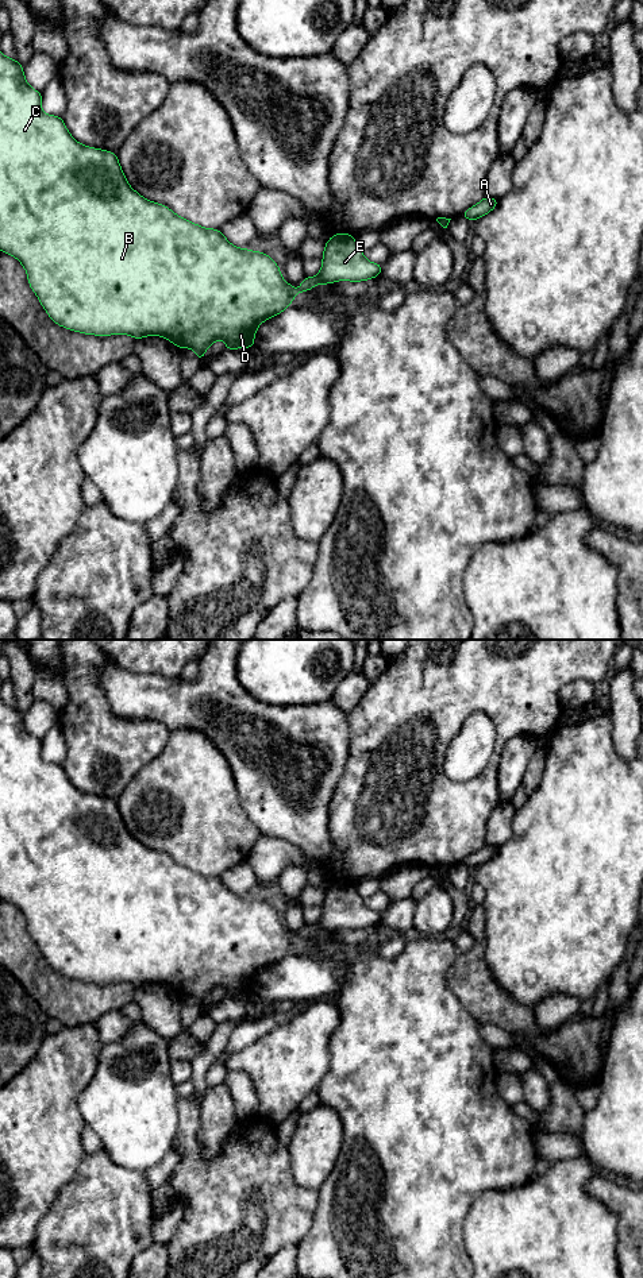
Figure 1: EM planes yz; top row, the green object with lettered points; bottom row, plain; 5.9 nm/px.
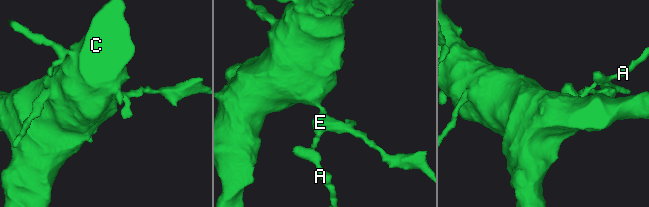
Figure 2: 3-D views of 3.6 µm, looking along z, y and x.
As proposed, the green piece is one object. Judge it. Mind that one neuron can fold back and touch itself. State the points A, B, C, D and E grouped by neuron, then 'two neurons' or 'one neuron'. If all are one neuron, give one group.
groups A B C D E; one neuron

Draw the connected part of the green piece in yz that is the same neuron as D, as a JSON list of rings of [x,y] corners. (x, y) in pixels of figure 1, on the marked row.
[[[0,51],[0,250],[16,258],[27,273],[27,281],[31,290],[38,297],[47,316],[59,327],[81,332],[84,335],[109,336],[128,335],[135,340],[146,336],[162,336],[177,348],[190,348],[195,351],[199,362],[204,359],[205,351],[219,339],[226,343],[226,351],[247,348],[255,345],[255,332],[258,327],[270,317],[278,316],[290,306],[292,300],[301,291],[307,293],[313,286],[326,283],[332,285],[336,281],[361,282],[381,275],[384,263],[371,263],[363,255],[363,251],[351,233],[335,233],[324,244],[322,256],[323,266],[317,275],[305,277],[300,289],[294,289],[282,278],[280,267],[266,252],[239,248],[231,244],[222,229],[204,228],[176,215],[163,204],[149,201],[134,190],[120,167],[116,152],[103,148],[95,148],[78,143],[66,128],[62,116],[46,115],[42,111],[42,92],[28,85],[24,77],[23,65],[15,58],[7,58]]]

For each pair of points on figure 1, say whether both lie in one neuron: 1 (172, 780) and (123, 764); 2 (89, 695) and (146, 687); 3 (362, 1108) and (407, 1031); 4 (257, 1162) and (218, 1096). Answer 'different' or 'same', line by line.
1: different
2: different
3: same
4: different

